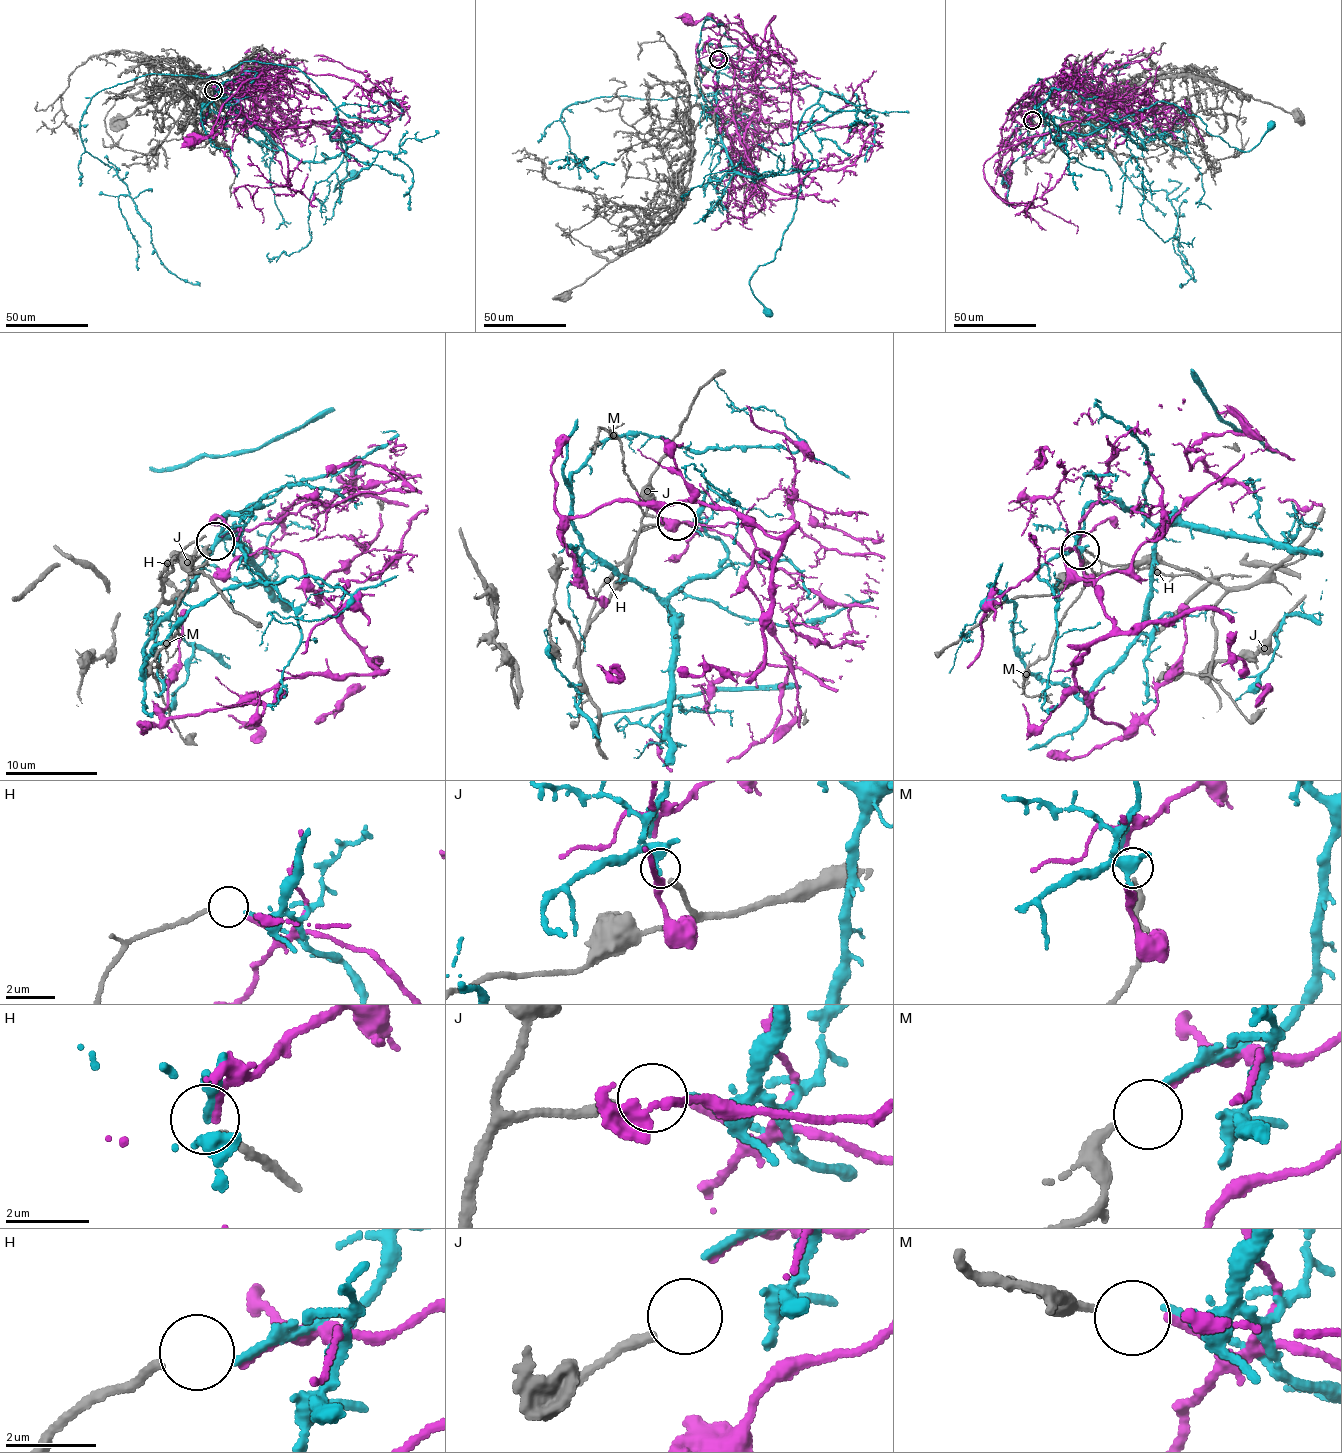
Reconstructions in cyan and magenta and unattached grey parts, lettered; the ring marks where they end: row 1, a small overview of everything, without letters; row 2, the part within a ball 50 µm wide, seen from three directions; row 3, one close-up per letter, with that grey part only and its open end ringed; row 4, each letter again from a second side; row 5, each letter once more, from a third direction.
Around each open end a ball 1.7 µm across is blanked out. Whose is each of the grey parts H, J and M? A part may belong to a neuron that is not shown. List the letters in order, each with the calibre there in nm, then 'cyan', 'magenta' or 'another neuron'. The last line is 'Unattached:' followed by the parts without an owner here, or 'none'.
H: calibre 180 nm; another neuron
J: calibre 240 nm; another neuron
M: calibre 240 nm; magenta
Unattached: H, J

